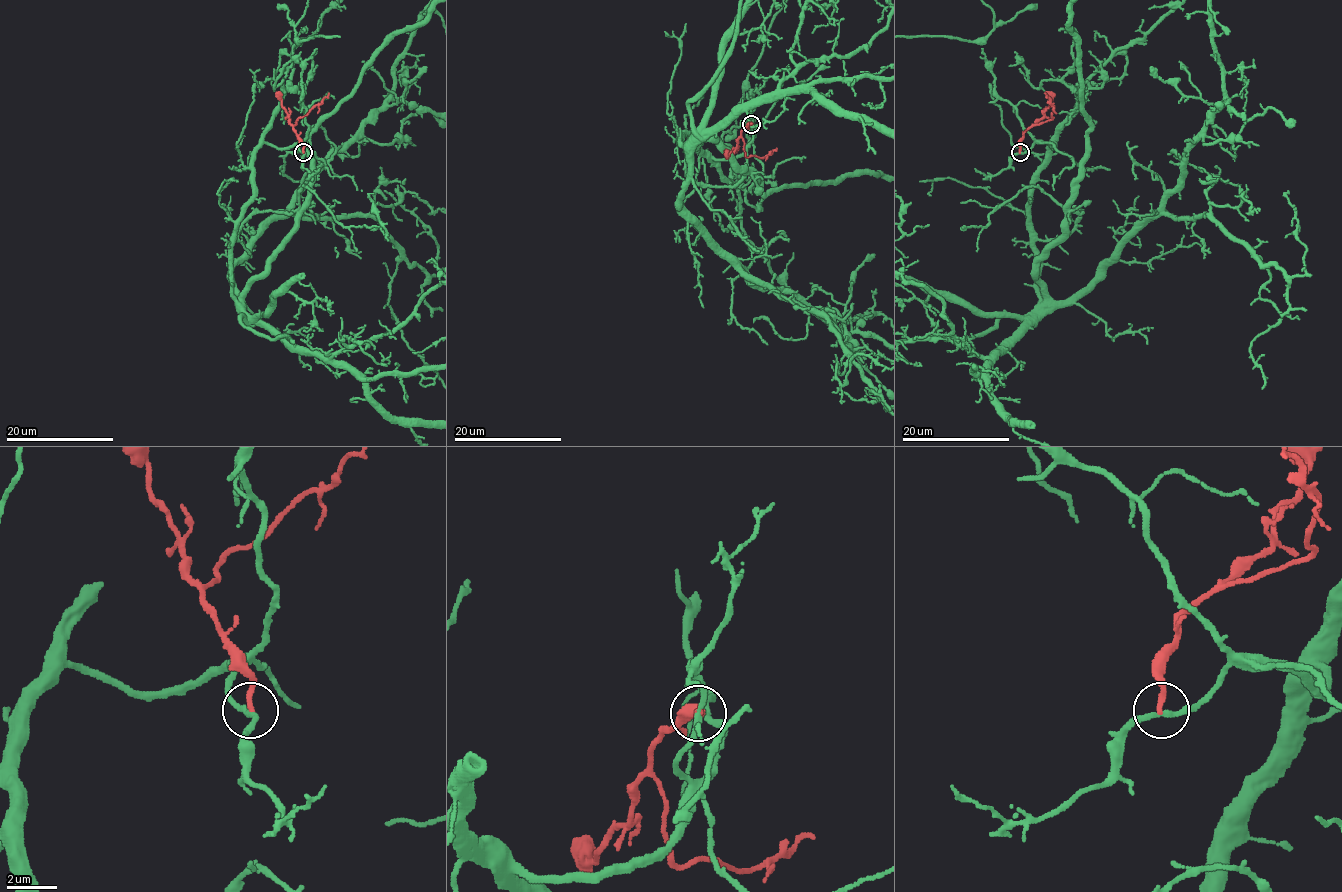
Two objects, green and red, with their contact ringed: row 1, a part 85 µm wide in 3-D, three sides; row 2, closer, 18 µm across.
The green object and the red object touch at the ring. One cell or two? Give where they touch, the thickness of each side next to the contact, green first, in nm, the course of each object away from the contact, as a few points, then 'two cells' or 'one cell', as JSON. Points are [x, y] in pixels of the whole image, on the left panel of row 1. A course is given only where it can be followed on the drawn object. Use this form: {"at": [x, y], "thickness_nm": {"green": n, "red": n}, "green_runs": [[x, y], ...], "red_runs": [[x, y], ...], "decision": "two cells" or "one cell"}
{"at": [303, 152], "thickness_nm": {"green": 200, "red": 220}, "red_runs": [[303, 152], [302, 140], [293, 127], [329, 93]], "decision": "two cells"}

